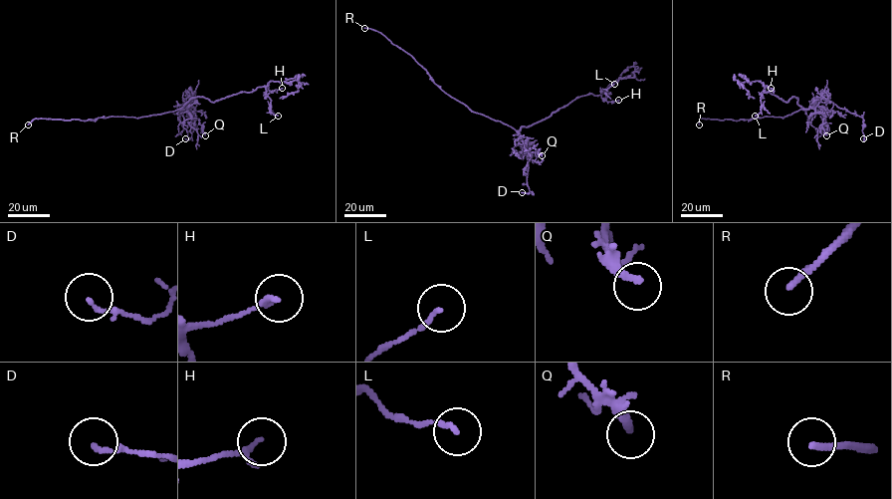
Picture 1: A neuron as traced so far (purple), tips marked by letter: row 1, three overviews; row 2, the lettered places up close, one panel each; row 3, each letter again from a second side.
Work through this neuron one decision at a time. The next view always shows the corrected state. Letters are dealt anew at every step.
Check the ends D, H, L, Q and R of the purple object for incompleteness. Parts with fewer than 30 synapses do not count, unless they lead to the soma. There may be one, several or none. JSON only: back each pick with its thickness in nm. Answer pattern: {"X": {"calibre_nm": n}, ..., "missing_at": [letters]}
{"missing_at": []}

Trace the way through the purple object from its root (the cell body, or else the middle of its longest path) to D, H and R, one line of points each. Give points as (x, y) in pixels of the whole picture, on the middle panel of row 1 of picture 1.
D: (515, 129), (528, 154), (527, 183), (532, 192), (522, 192)
H: (515, 129), (547, 119), (580, 96), (592, 94), (606, 102), (618, 100)
R: (515, 129), (472, 112), (451, 97), (409, 54), (380, 33), (364, 28)

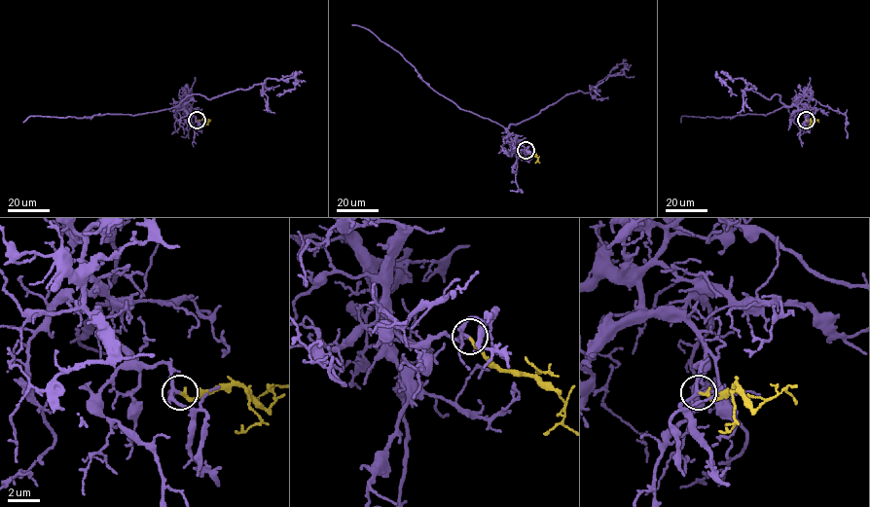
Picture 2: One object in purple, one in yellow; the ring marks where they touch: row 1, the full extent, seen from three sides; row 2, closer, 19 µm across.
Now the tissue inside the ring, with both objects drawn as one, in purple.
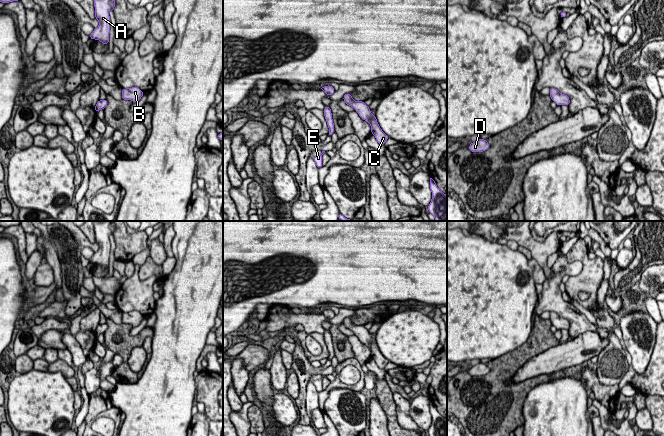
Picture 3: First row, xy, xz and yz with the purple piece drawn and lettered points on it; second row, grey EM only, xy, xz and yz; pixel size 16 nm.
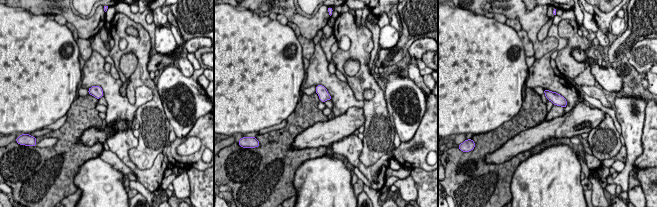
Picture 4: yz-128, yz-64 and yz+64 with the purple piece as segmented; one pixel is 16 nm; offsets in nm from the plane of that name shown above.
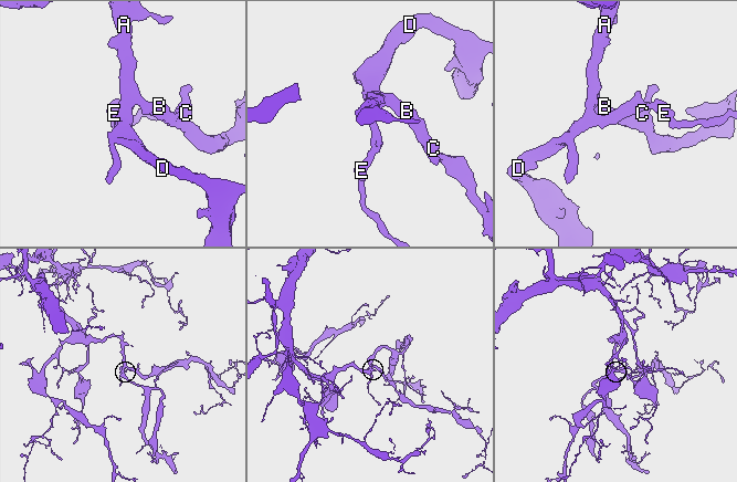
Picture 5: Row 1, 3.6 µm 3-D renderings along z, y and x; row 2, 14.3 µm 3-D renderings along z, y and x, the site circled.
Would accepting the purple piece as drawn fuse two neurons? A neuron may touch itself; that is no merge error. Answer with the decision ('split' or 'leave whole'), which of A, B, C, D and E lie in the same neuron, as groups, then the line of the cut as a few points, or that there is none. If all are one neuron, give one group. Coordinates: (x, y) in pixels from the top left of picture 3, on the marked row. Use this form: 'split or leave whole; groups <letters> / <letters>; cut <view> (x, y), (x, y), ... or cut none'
leave whole; groups A B C D E; cut none

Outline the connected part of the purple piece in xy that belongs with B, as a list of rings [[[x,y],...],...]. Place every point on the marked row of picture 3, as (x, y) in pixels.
[[[132,87],[123,89],[122,88],[122,99],[123,100],[131,100],[134,103],[138,102],[143,96],[143,91],[141,91],[138,87]]]

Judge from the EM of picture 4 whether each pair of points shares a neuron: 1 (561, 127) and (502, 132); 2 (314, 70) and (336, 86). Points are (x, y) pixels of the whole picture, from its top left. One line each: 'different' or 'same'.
1: different
2: same

